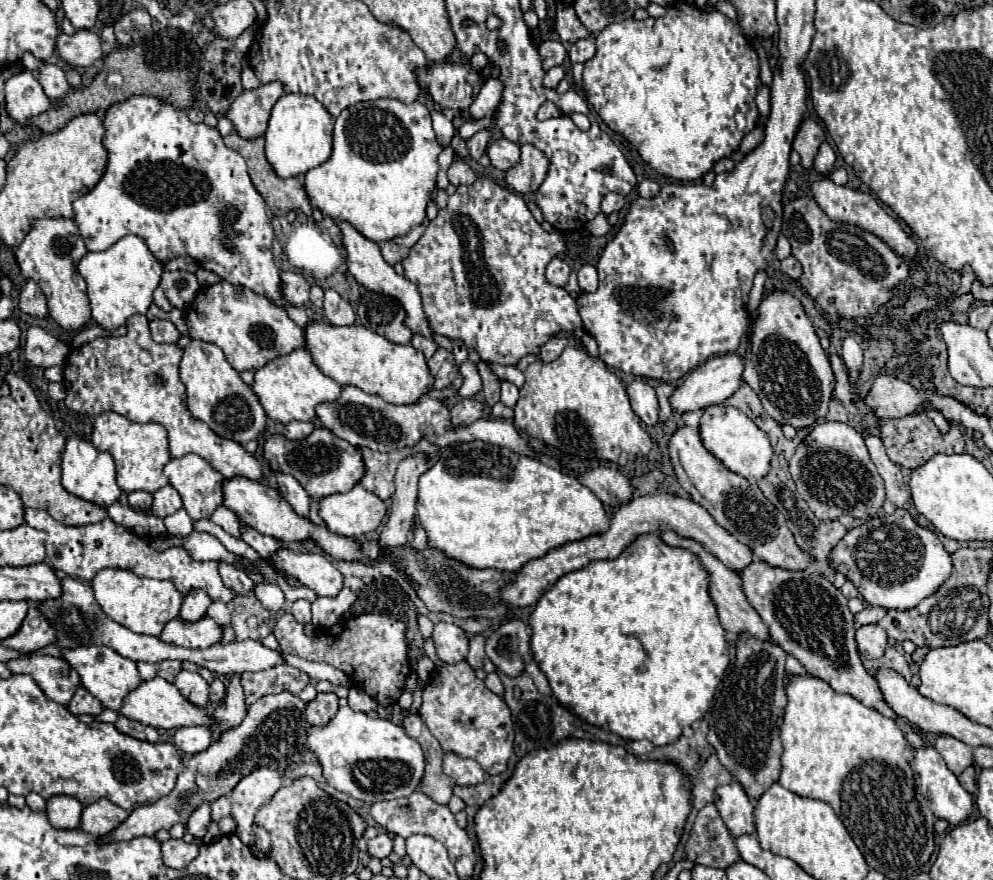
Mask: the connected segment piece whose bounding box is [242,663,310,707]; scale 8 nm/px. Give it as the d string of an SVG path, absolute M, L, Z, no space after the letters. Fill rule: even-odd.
M286 663L276 665L266 671L256 673L244 673L242 675L242 687L246 693L246 705L252 707L258 699L264 695L278 695L280 691L288 691L292 695L300 695L304 687L310 683L310 677Z

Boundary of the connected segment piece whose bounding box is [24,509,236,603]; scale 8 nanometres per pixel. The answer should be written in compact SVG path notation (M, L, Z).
M26 509L24 521L34 527L48 533L46 539L46 561L70 577L78 577L82 581L92 581L98 571L108 567L118 569L130 569L140 577L152 577L152 579L174 579L176 587L182 595L186 595L192 589L204 589L214 601L230 603L236 595L224 587L220 575L218 575L218 563L216 561L196 561L184 547L168 547L164 551L156 551L148 541L130 529L114 523L112 519L104 519L94 525L82 525L82 527L68 527L52 519L52 515L44 509Z

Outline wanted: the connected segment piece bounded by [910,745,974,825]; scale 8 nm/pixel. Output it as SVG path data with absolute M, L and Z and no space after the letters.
M932 745L914 749L910 767L916 771L916 785L920 793L928 799L928 807L936 815L936 819L946 819L950 825L960 825L972 813L972 807L974 807L972 795L958 783L956 775L946 767L944 759Z

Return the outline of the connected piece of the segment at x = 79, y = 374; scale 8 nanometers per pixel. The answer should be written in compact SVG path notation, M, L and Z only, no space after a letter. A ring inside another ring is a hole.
M132 315L126 329L128 333L122 337L94 339L80 349L72 349L64 363L66 405L76 413L100 415L104 411L114 411L138 423L156 421L168 431L172 457L196 453L212 463L226 479L246 477L262 481L264 473L256 455L248 453L244 445L216 435L206 423L192 419L184 403L184 385L178 377L178 365L184 353L182 347L156 343L150 335L146 315Z

